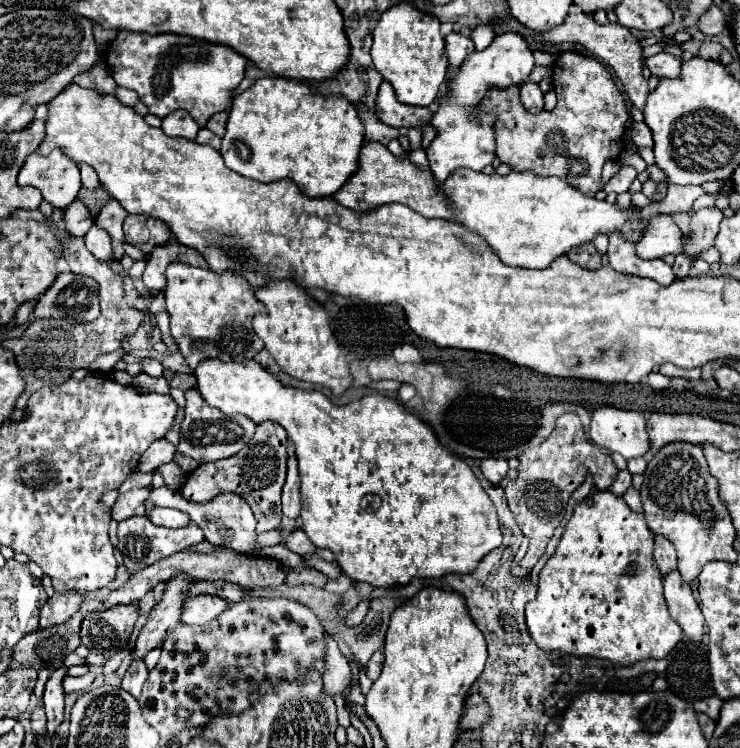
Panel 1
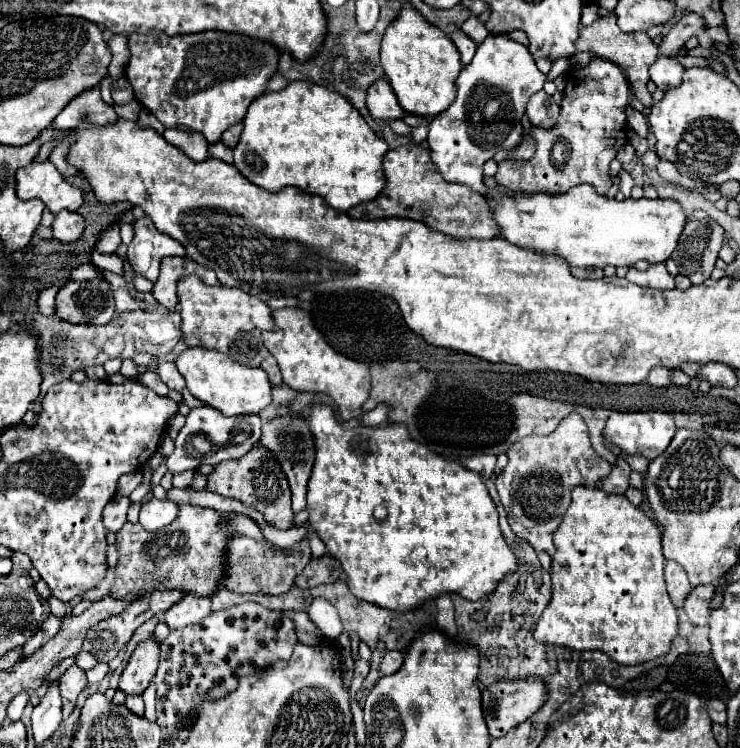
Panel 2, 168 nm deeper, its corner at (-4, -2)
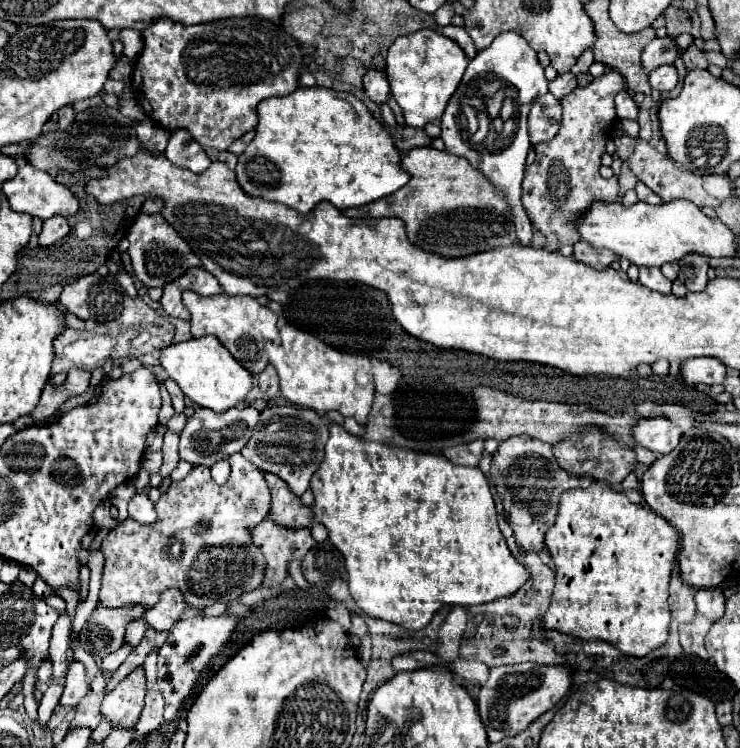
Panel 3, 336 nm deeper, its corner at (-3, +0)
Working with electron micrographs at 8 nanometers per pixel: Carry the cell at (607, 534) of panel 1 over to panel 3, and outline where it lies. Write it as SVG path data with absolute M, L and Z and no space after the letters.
M591 484L587 488L573 488L573 490L563 492L555 522L545 534L545 544L547 544L549 554L553 558L553 564L555 564L555 592L551 596L551 604L547 608L547 612L543 616L545 628L557 630L557 632L563 632L563 634L571 634L571 636L577 636L577 638L599 638L599 640L605 640L605 642L613 644L621 652L631 654L631 656L645 656L651 650L655 650L655 648L659 648L667 642L669 620L671 620L669 602L667 602L667 598L669 598L669 578L671 578L671 572L673 572L673 566L675 566L673 564L675 556L679 552L679 532L665 518L657 516L647 506L631 504L623 492L613 492L613 490L609 490L609 486Z

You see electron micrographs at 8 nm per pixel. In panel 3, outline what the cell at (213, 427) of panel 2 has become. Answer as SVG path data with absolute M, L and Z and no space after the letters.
M235 406L229 408L227 412L211 412L207 408L197 408L181 432L179 456L189 464L203 464L203 466L213 466L219 460L227 460L231 454L239 452L247 444L257 422L259 422L259 412L251 406L241 406L241 408Z

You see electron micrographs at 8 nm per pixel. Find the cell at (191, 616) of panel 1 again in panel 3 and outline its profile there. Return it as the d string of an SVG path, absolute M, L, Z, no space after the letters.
M169 588L167 592L163 592L159 596L159 602L149 606L145 610L145 620L149 624L149 628L163 632L173 628L173 624L179 620L179 616L183 614L183 610L187 608L187 604L183 602L183 596L177 588Z

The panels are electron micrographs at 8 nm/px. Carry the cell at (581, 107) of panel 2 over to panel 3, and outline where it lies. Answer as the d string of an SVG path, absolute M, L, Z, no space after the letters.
M609 68L605 76L595 78L587 88L575 88L571 94L561 98L563 122L557 136L551 142L535 146L537 158L525 170L521 200L533 228L547 238L547 252L557 252L563 244L579 242L579 232L567 224L575 212L587 212L595 200L607 204L617 200L617 178L603 178L599 174L599 158L605 152L605 142L609 140L611 126L617 118L613 98L623 88L623 76L613 68Z

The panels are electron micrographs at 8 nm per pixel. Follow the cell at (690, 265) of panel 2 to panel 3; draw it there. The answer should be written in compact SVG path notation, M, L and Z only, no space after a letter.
M689 254L681 260L681 274L679 280L685 284L685 288L689 292L699 292L707 286L707 258L697 256L697 254Z

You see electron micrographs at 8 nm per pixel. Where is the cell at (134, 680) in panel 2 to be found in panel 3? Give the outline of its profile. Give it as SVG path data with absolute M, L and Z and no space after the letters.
M137 668L113 692L105 696L101 704L101 716L107 718L113 728L133 728L139 722L143 710L143 698L145 698L145 670Z

